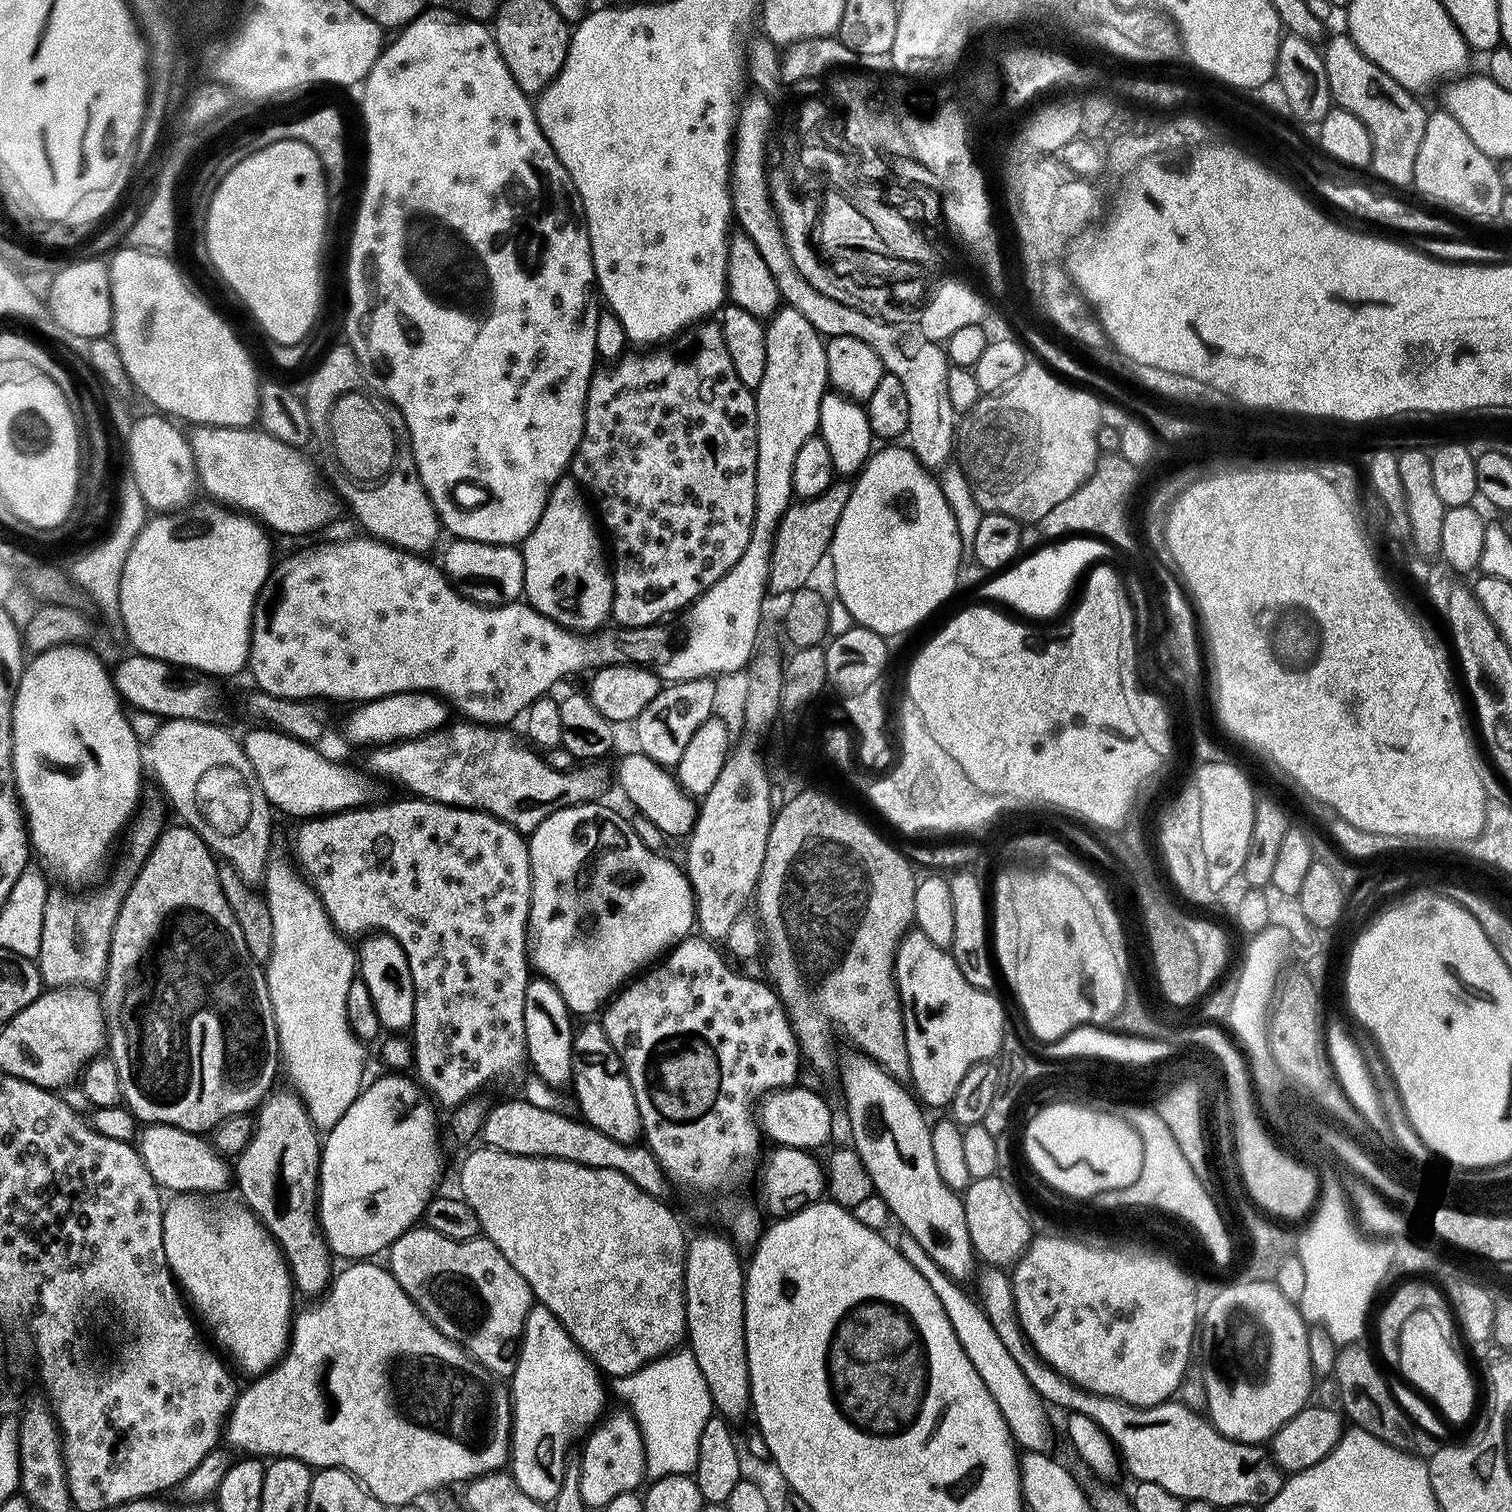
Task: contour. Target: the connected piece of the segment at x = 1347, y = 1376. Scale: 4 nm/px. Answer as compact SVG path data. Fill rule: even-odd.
M1360 1342L1345 1344L1337 1351L1334 1381L1336 1380L1336 1388L1340 1391L1339 1407L1343 1415L1366 1434L1374 1434L1374 1438L1400 1448L1403 1452L1412 1452L1417 1436L1414 1425L1408 1413L1396 1401L1396 1395L1392 1393L1392 1384L1384 1381L1377 1357L1373 1353L1372 1357L1362 1345Z

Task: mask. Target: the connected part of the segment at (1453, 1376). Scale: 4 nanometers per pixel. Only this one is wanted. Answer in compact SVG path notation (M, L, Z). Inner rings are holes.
M1423 1308L1402 1326L1398 1371L1411 1387L1435 1405L1449 1425L1455 1426L1471 1418L1472 1407L1476 1404L1476 1388L1472 1385L1472 1372L1467 1362L1460 1357L1459 1350L1452 1345L1447 1330L1436 1316L1439 1315L1433 1309Z

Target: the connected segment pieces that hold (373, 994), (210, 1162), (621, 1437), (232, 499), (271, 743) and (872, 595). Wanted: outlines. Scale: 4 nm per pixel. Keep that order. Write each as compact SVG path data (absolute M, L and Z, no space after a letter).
M369 934L359 944L358 976L366 982L366 990L370 990L370 999L374 1001L374 1010L378 1010L381 1029L392 1034L411 1029L414 1018L414 978L410 978L410 962L406 962L406 950L398 946L393 936L383 934Z
M144 1124L138 1132L138 1151L146 1170L150 1170L150 1178L154 1178L161 1189L169 1188L172 1194L220 1192L234 1180L229 1161L203 1135L187 1132L178 1126Z
M627 1410L611 1412L587 1433L583 1441L584 1456L579 1457L581 1498L588 1510L603 1510L606 1502L610 1502L616 1495L635 1492L641 1487L639 1484L643 1485L646 1480L644 1443L638 1422Z
M201 424L191 431L186 437L193 454L199 487L204 487L214 499L221 500L224 503L221 505L259 520L265 529L273 533L285 532L288 536L304 536L307 532L316 532L339 514L340 504L335 494L320 481L315 466L303 456L305 453L301 449L274 438L256 426L219 428L213 424Z
M272 726L256 727L260 728L254 728L242 736L244 753L250 766L254 766L254 774L262 786L262 794L266 794L269 804L277 813L285 812L288 816L300 816L299 818L323 818L334 812L346 812L349 808L362 808L373 803L372 795L375 794L376 788L372 785L373 777L367 771L359 767L347 768L336 760L327 760L319 752L319 747L278 732Z
M902 444L877 449L853 483L850 501L835 527L828 558L832 560L836 598L846 605L853 621L882 637L892 638L922 623L948 601L958 586L963 546L956 518L931 469L922 466Z

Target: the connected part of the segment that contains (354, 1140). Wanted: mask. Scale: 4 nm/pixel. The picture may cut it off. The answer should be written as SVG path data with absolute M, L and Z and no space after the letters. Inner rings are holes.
M384 1075L372 1085L369 1083L360 1097L350 1102L350 1110L338 1118L333 1128L327 1129L320 1150L320 1228L328 1239L328 1247L337 1257L345 1256L348 1262L379 1257L376 1255L380 1251L381 1255L413 1227L423 1217L433 1196L437 1195L440 1171L444 1168L441 1129L438 1124L436 1128L437 1105L411 1075Z

